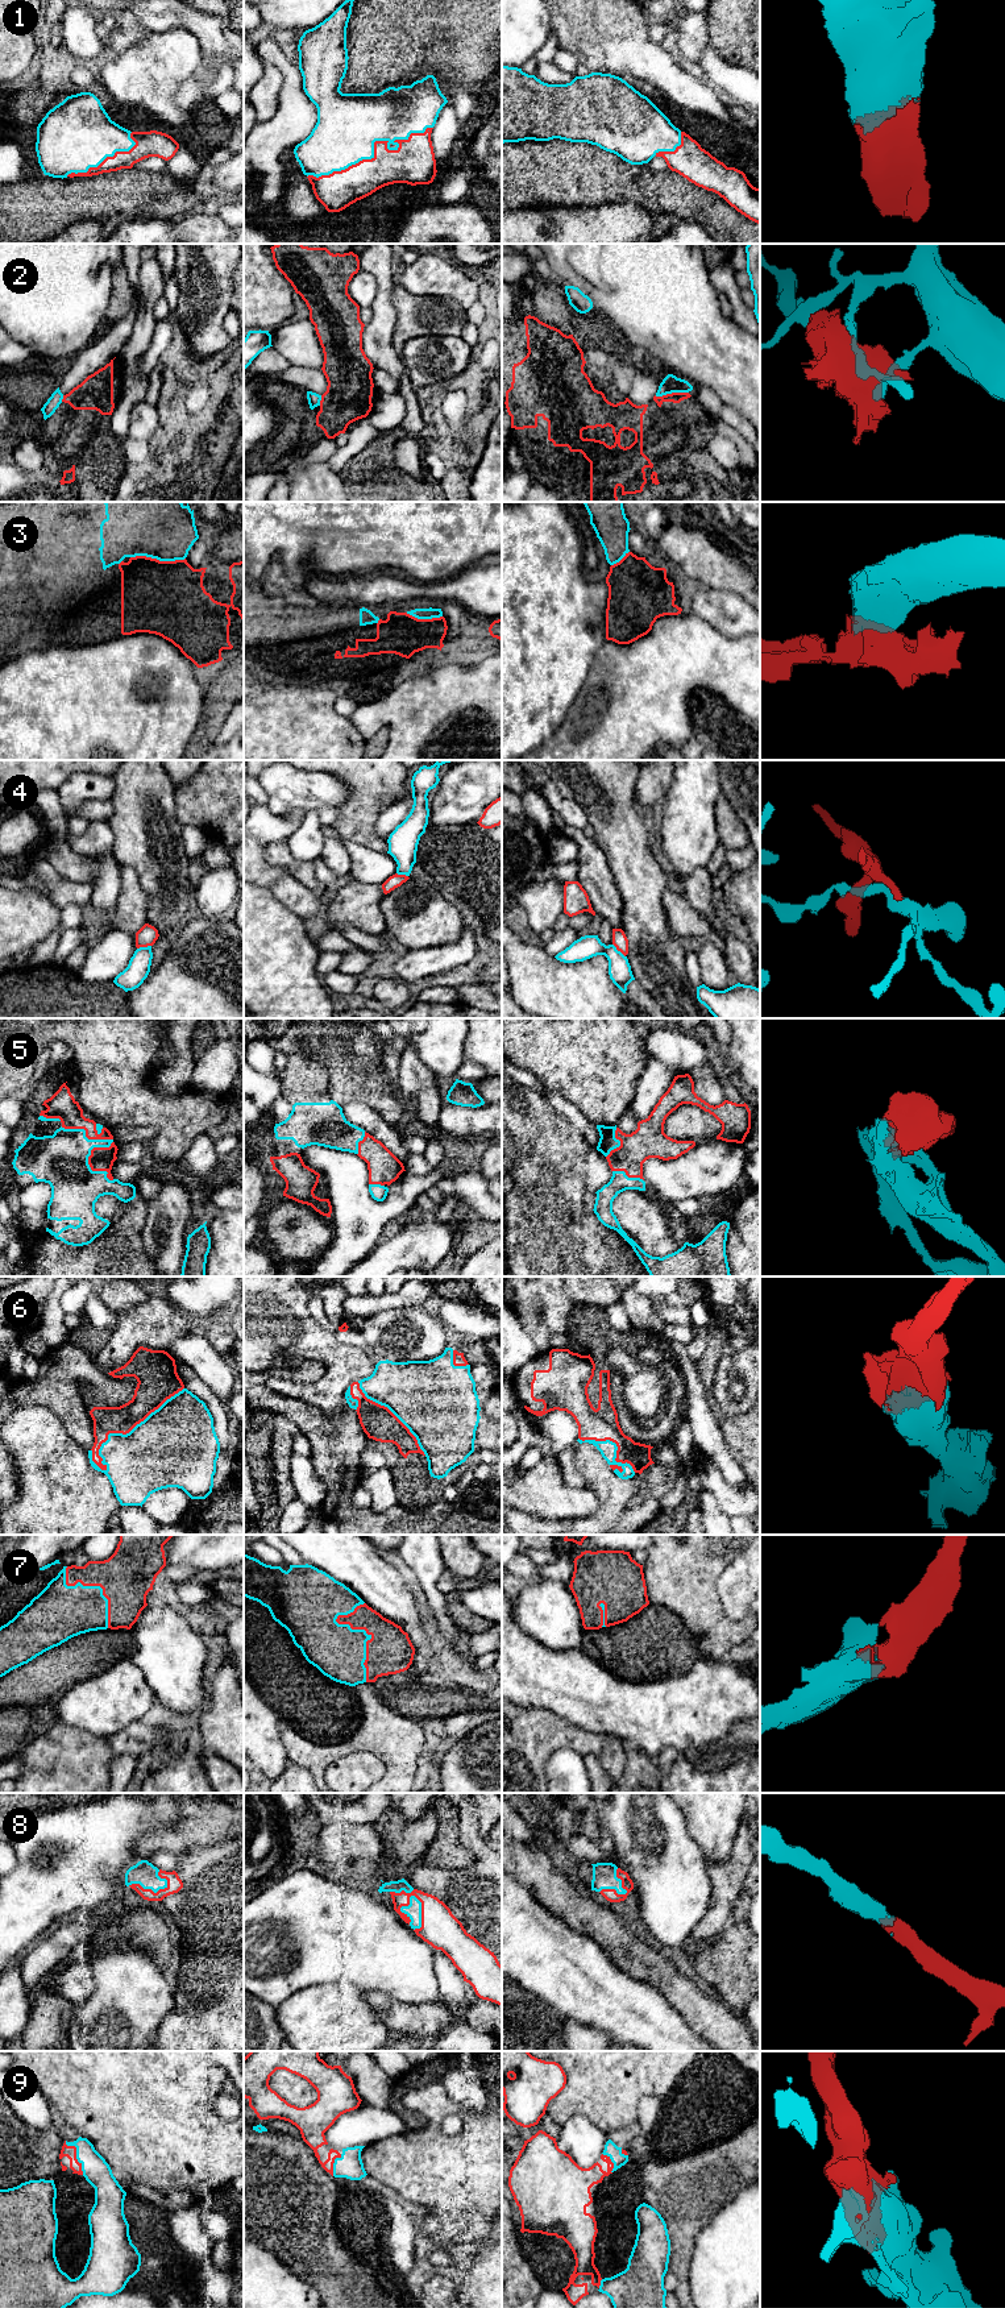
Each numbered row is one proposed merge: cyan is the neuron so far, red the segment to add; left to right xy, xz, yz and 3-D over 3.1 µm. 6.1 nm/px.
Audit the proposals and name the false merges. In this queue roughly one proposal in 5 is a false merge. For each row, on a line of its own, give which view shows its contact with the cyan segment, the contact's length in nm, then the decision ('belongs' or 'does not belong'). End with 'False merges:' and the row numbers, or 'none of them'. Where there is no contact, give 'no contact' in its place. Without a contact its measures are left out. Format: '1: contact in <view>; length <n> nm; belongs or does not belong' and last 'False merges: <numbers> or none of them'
1: contact in xz; length 800 nm; belongs
2: contact in yz; length 200 nm; does not belong
3: contact in xy; length 340 nm; does not belong
4: contact in xy; length 90 nm; does not belong
5: contact in xy; length 460 nm; belongs
6: contact in xy; length 700 nm; belongs
7: contact in xz; length 480 nm; belongs
8: contact in xz; length 300 nm; belongs
9: contact in xy; length 240 nm; belongs
False merges: 2, 3, 4

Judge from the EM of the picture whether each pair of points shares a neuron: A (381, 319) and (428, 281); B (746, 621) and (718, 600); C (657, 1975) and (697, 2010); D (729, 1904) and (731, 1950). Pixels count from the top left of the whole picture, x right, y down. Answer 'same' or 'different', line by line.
A: different
B: same
C: same
D: different

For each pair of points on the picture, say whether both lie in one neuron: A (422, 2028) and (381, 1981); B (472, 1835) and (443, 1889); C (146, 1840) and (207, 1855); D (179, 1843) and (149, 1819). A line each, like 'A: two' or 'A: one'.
A: two
B: one
C: two
D: two

